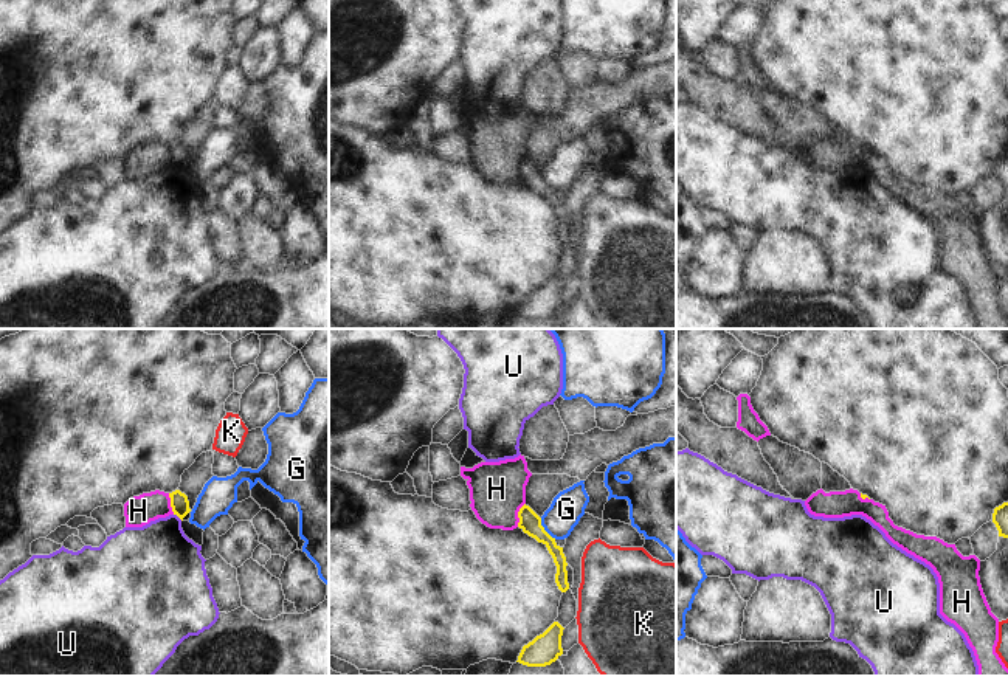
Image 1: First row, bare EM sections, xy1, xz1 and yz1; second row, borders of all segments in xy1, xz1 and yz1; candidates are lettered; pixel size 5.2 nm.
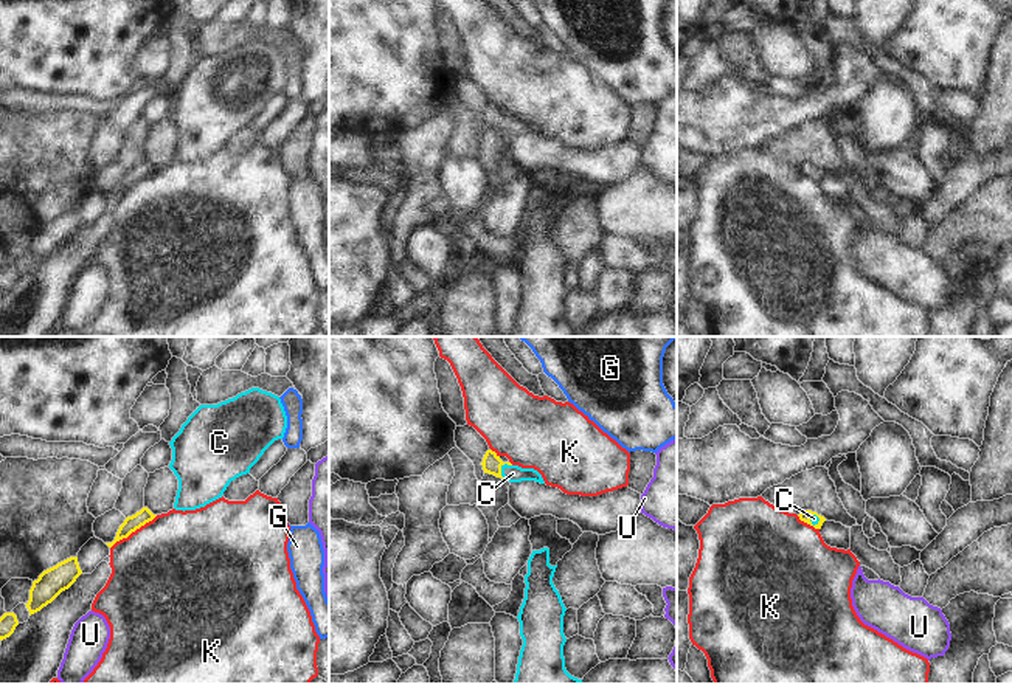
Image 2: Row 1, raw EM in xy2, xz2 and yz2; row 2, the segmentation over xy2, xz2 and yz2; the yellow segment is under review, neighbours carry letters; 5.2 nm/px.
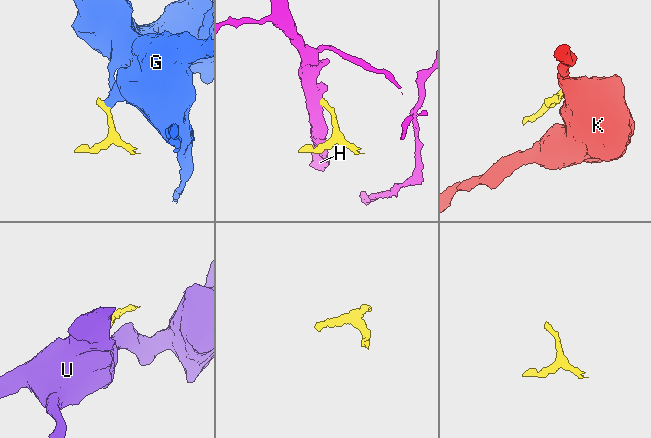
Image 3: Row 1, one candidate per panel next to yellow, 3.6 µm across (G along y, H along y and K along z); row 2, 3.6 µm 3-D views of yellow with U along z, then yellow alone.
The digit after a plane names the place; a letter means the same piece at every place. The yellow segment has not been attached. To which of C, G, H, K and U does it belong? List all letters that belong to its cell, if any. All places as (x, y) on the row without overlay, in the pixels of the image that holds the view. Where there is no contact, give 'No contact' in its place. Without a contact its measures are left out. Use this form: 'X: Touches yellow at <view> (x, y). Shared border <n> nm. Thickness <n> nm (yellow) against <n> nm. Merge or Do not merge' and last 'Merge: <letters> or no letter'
C: Touches yellow at xz2 (500, 124). Shared border 100 nm. Thickness 100 nm (yellow) against 90 nm. Merge
G: Touches yellow at xz1 (543, 182). Shared border 140 nm. Thickness 110 nm (yellow) against 170 nm. Do not merge
H: Touches yellow at xz1 (518, 168). Shared border 130 nm. Thickness 110 nm (yellow) against 280 nm. Do not merge
K: Touches yellow at xy2 (134, 183). Shared border 300 nm. Thickness 80 nm (yellow) against 500 nm. Do not merge
U: Touches yellow at xy1 (179, 169). Shared border 60 nm. Thickness 100 nm (yellow) against 380 nm. Do not merge
Merge: C

